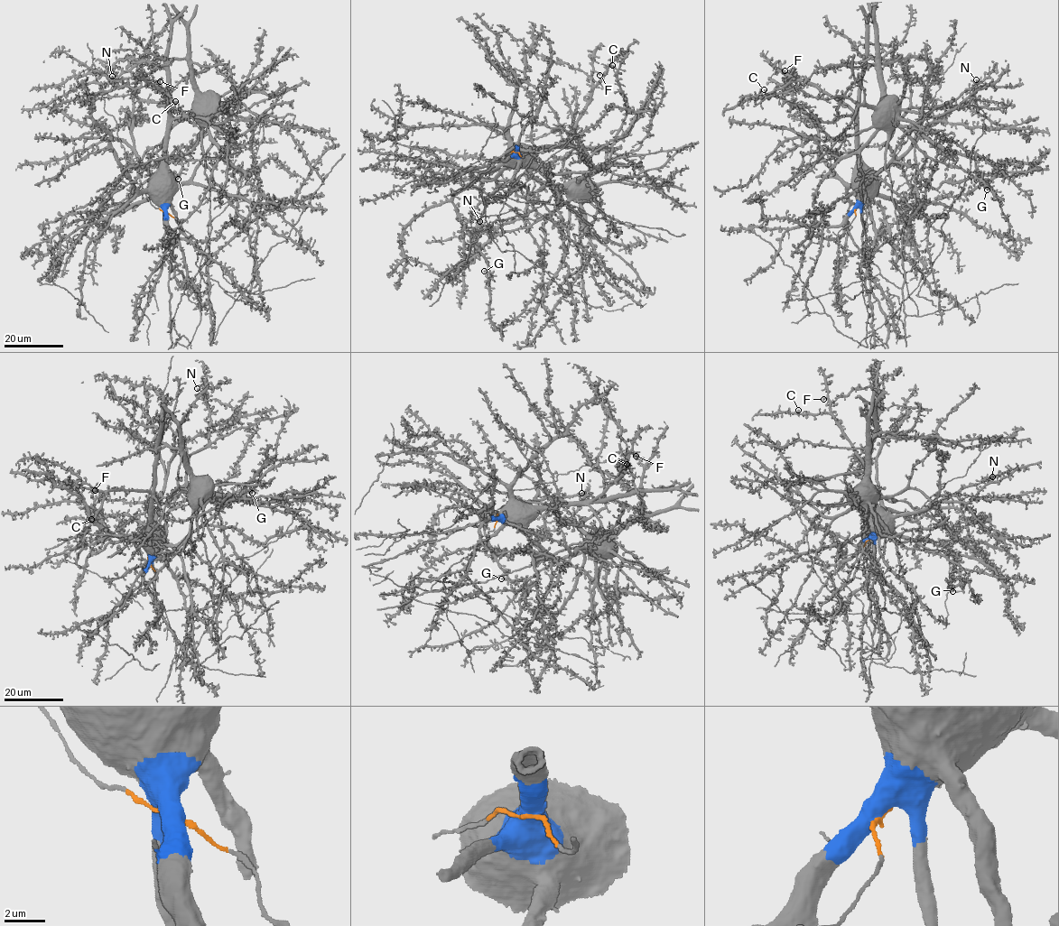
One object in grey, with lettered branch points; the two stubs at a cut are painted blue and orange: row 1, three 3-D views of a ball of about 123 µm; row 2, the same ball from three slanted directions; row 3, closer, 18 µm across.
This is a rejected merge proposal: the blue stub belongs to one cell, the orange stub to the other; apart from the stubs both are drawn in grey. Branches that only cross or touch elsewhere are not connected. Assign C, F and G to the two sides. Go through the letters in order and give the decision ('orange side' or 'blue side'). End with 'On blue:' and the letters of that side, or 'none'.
C: blue side
F: blue side
G: blue side
On blue: C, F, G

